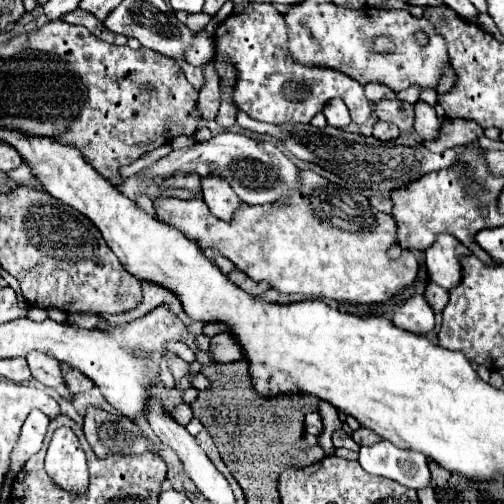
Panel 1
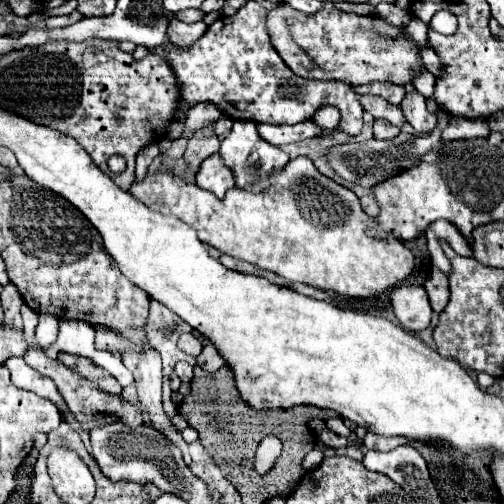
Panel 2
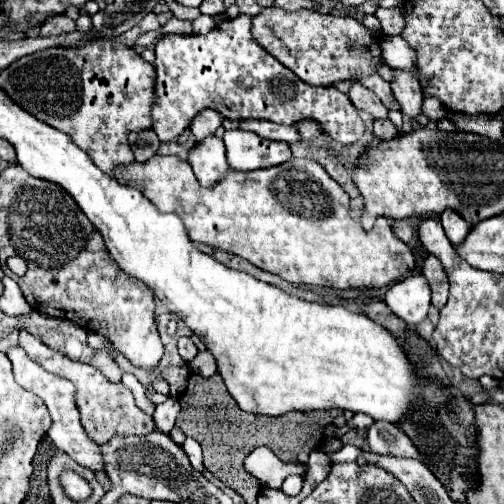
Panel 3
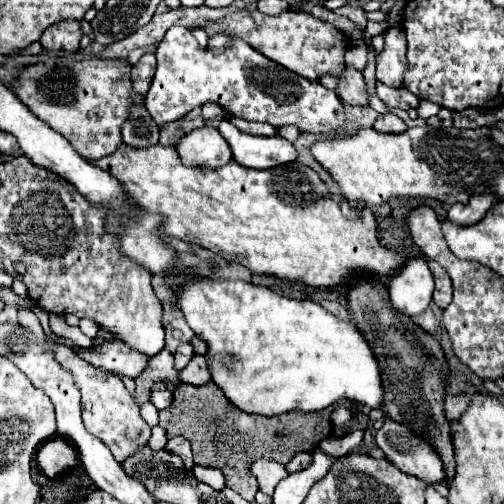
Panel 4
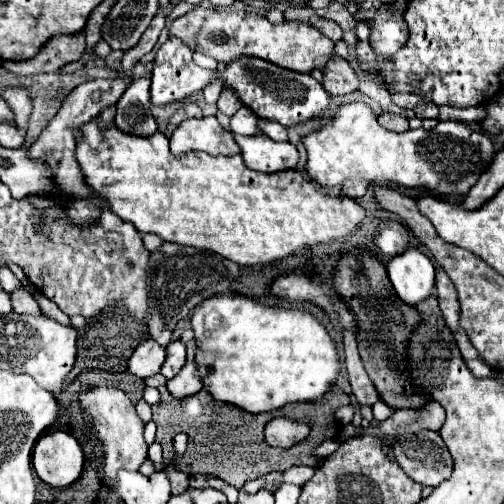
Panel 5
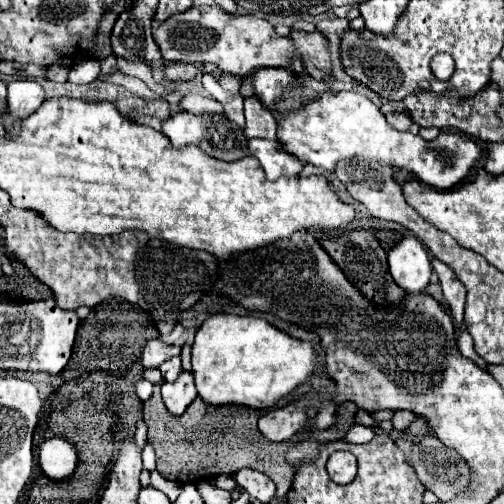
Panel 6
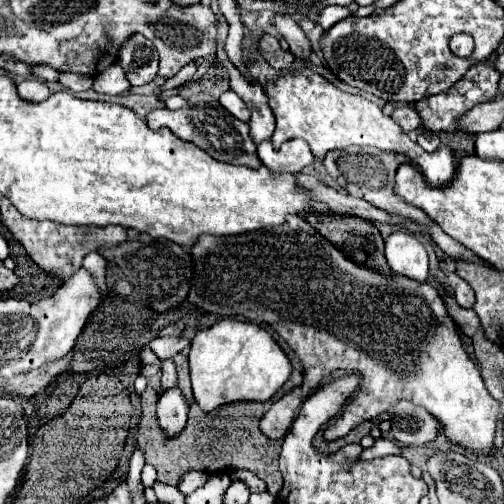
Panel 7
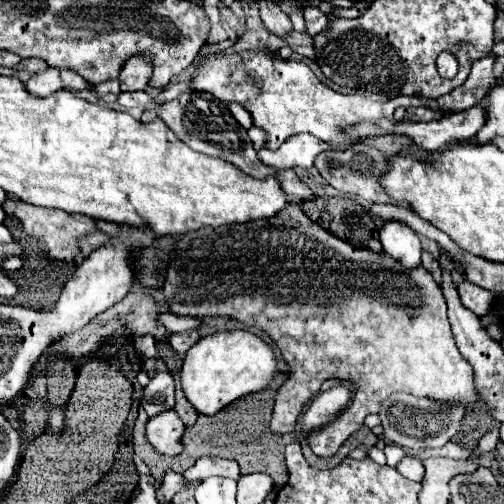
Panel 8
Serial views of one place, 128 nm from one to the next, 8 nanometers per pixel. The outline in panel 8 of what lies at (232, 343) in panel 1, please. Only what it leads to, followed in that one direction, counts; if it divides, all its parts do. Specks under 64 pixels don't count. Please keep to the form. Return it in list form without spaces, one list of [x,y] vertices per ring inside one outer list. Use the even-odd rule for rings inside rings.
[[[168,408],[166,412],[160,412],[158,416],[148,420],[146,426],[146,436],[150,444],[160,450],[160,454],[174,456],[180,454],[184,444],[182,444],[182,434],[184,434],[184,422],[176,414],[174,408]]]

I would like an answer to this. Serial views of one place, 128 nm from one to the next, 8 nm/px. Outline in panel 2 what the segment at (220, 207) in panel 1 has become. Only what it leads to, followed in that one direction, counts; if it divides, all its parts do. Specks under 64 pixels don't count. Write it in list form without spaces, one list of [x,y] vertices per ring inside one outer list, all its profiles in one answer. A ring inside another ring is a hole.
[[[212,154],[200,164],[200,170],[196,174],[196,184],[222,200],[226,192],[234,188],[234,176],[228,168],[224,168],[220,156]]]

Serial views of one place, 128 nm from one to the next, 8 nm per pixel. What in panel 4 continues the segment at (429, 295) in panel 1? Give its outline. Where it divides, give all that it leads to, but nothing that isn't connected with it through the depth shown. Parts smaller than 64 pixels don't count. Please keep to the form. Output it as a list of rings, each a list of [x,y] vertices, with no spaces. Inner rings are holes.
[[[426,260],[428,268],[432,270],[432,276],[434,276],[434,282],[436,282],[436,288],[434,288],[434,302],[438,308],[446,308],[452,300],[452,282],[450,282],[450,276],[446,274],[446,270],[434,262],[434,260]]]

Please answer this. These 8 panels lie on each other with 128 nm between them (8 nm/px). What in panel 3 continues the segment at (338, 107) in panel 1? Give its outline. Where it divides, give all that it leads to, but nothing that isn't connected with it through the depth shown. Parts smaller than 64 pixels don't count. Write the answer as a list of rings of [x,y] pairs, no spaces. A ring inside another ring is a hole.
[[[302,120],[302,122],[298,122],[296,124],[298,126],[298,132],[300,132],[300,138],[304,138],[304,140],[310,140],[310,138],[314,138],[314,136],[320,136],[324,130],[320,128],[320,124],[316,122],[312,122],[312,120]]]

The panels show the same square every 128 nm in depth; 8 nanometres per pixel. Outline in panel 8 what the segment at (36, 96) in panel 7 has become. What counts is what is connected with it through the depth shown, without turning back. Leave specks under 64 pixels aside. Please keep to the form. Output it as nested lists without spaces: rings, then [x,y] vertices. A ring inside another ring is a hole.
[[[48,68],[44,72],[38,72],[34,74],[28,82],[26,82],[26,90],[32,94],[32,96],[38,96],[38,98],[46,98],[50,94],[54,94],[56,90],[62,90],[62,88],[68,88],[68,86],[74,86],[72,84],[76,78],[68,78],[68,72],[60,70],[60,68]]]

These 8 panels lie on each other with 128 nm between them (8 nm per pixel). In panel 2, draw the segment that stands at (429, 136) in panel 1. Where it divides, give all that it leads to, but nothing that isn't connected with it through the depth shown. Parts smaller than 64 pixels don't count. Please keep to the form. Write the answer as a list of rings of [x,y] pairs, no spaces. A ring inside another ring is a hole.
[[[418,92],[406,94],[406,98],[402,100],[400,106],[404,110],[406,120],[412,124],[412,128],[418,134],[428,134],[436,126],[436,114],[432,114],[426,108],[426,98],[422,94],[418,94]]]

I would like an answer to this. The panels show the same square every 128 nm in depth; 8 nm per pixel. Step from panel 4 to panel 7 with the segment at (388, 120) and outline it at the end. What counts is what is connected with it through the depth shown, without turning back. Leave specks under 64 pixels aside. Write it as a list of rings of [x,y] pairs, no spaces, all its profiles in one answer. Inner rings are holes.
[[[402,104],[398,106],[394,112],[392,112],[392,120],[404,130],[404,132],[414,132],[418,130],[422,124],[420,124],[420,116],[416,114],[414,106],[410,104]]]

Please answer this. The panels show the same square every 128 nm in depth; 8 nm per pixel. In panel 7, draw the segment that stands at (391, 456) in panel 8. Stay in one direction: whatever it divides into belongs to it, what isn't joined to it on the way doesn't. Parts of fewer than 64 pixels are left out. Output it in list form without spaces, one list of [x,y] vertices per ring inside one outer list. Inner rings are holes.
[[[378,438],[372,448],[364,450],[366,460],[378,458],[378,456],[390,456],[390,454],[402,454],[402,448],[394,440],[386,440],[386,438]]]

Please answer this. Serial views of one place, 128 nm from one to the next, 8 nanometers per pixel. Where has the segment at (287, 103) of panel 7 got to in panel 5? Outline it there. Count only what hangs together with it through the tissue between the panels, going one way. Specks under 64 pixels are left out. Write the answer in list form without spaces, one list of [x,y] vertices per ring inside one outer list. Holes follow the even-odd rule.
[[[354,102],[344,104],[338,108],[332,124],[324,126],[322,130],[308,134],[302,138],[306,150],[308,150],[308,174],[312,180],[316,180],[322,188],[340,188],[346,180],[360,178],[368,186],[388,186],[398,184],[404,188],[420,188],[436,196],[446,194],[468,194],[468,190],[478,182],[482,172],[486,172],[496,156],[492,140],[478,130],[472,130],[470,126],[462,122],[440,122],[434,130],[406,130],[402,134],[390,132],[382,128],[376,120],[376,116],[370,112],[368,104]]]

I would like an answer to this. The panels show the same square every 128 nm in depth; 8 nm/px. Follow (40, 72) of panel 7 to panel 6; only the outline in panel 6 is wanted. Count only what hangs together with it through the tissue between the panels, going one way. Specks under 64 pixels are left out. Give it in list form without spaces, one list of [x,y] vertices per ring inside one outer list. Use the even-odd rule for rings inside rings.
[[[50,66],[46,78],[48,80],[54,80],[54,82],[66,82],[68,80],[68,72],[70,70],[66,66]]]

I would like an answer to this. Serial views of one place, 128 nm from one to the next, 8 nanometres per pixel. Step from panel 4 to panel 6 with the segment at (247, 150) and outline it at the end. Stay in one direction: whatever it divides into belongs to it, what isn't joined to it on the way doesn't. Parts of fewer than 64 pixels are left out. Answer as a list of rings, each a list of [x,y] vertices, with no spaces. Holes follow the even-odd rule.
[[[188,94],[184,96],[182,100],[182,106],[184,110],[192,112],[192,114],[224,114],[224,108],[218,100],[212,100],[212,98],[204,98],[204,96],[198,96],[198,94]],[[252,138],[248,140],[248,150],[254,158],[258,158],[268,180],[278,180],[282,176],[298,176],[304,164],[296,160],[296,156],[284,152],[276,140]]]

